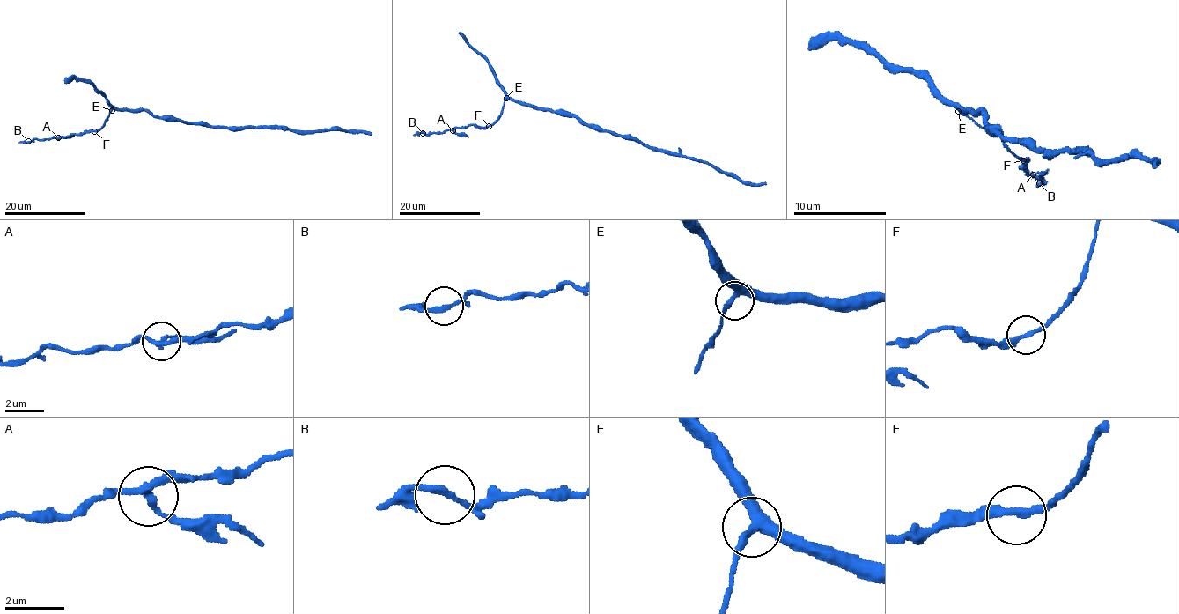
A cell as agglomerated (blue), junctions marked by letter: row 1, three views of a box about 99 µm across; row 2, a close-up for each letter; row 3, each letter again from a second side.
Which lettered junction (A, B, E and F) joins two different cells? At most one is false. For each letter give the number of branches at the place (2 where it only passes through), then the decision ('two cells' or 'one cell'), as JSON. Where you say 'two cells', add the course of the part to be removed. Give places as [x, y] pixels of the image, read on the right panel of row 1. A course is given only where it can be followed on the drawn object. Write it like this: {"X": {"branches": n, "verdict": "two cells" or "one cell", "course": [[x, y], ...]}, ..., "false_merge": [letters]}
{"A": {"branches": 3, "verdict": "two cells", "course": [[1032, 174], [1039, 172], [1042, 174], [1049, 169]]}, "B": {"branches": 2, "verdict": "one cell"}, "E": {"branches": 3, "verdict": "one cell"}, "F": {"branches": 2, "verdict": "one cell"}, "false_merge": ["A"]}

